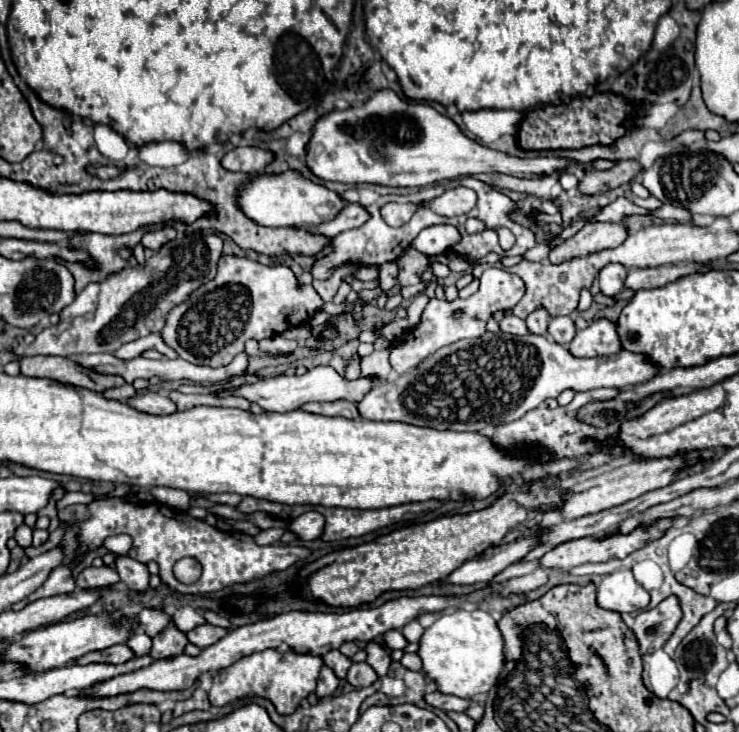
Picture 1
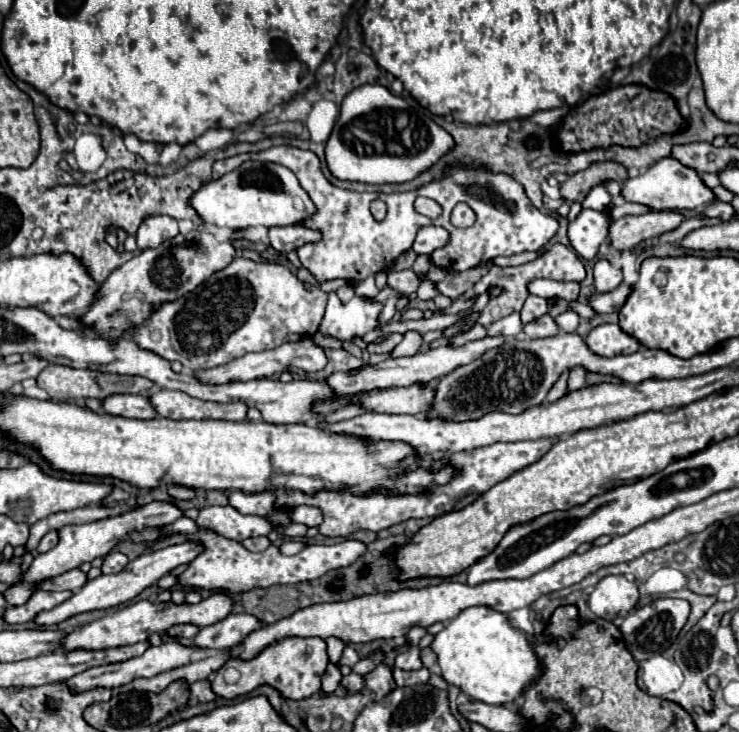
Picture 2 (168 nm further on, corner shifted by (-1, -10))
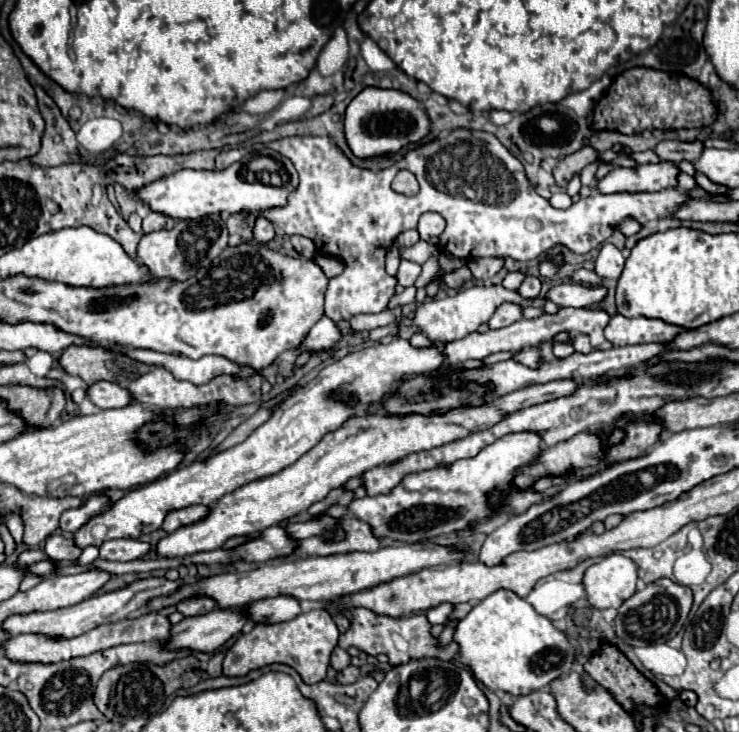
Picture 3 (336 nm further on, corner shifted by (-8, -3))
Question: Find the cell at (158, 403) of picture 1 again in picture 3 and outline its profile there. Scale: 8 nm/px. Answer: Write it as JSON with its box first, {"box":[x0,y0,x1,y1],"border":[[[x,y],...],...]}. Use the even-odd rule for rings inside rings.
{"box":[88,382,134,410],"border":[[[98,382],[88,388],[88,398],[102,410],[124,408],[134,402],[132,394],[116,382]]]}

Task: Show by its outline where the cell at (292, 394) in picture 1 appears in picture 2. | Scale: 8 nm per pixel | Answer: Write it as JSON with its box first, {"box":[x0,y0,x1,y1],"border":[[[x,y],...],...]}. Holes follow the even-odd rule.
{"box":[315,337,505,417],"border":[[[483,337],[479,341],[471,341],[471,343],[465,343],[461,347],[455,347],[455,345],[443,345],[439,349],[431,349],[431,351],[419,351],[411,357],[395,357],[395,359],[387,359],[387,361],[381,361],[377,365],[367,365],[365,369],[357,371],[357,373],[333,373],[327,377],[327,383],[339,393],[339,399],[337,401],[325,401],[325,403],[317,403],[315,409],[327,417],[329,413],[337,411],[339,407],[347,407],[347,395],[353,395],[355,391],[371,391],[371,389],[385,389],[385,387],[407,387],[411,383],[419,383],[419,381],[425,381],[425,383],[435,383],[439,377],[451,373],[455,367],[461,367],[461,365],[467,365],[475,359],[479,359],[479,355],[487,353],[489,349],[495,349],[495,347],[501,347],[505,343],[503,337]]]}

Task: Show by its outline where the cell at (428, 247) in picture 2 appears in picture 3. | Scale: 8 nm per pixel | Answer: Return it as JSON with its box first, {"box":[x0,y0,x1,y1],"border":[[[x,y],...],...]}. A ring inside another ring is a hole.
{"box":[418,212,446,240],"border":[[[426,212],[420,216],[418,222],[418,232],[422,240],[432,240],[438,238],[446,228],[446,220],[442,220],[442,216],[438,216],[436,212]]]}

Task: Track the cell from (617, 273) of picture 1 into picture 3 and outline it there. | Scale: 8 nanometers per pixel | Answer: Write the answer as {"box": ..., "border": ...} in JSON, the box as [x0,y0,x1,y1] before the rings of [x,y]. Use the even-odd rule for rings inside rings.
{"box":[594,242,626,280],"border":[[[606,242],[600,248],[600,254],[594,264],[594,272],[604,280],[618,280],[624,264],[626,264],[626,258],[624,258],[622,250],[618,250],[614,244]]]}

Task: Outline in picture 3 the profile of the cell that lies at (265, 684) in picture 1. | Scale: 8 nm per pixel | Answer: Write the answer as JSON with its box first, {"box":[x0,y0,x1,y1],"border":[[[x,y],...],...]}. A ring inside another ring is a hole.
{"box":[222,608,340,684],"border":[[[324,608],[298,614],[296,618],[282,624],[256,624],[250,634],[242,634],[226,652],[222,672],[224,676],[246,676],[252,670],[270,664],[288,664],[302,676],[306,684],[318,684],[326,678],[330,654],[338,646],[338,636],[340,632]]]}

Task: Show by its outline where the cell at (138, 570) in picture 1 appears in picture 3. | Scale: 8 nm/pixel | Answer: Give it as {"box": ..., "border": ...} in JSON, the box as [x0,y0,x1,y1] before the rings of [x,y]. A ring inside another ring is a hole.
{"box":[100,540,150,562],"border":[[[108,540],[100,546],[100,558],[102,560],[114,560],[114,562],[132,562],[150,552],[150,544],[140,540]]]}

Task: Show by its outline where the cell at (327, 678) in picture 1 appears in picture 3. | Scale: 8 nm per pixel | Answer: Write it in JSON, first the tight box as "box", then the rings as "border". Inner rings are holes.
{"box":[330,648,350,672],"border":[[[336,648],[334,652],[332,652],[332,660],[330,660],[330,666],[336,670],[336,672],[340,672],[340,670],[344,670],[346,666],[350,666],[350,656],[348,656],[348,652],[344,650],[344,648]]]}

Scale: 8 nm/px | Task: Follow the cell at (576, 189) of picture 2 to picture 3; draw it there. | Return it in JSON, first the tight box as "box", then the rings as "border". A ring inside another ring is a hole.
{"box":[553,146,598,188],"border":[[[592,146],[590,148],[582,148],[582,152],[576,152],[574,156],[564,157],[564,160],[560,160],[558,168],[553,170],[556,184],[562,186],[562,188],[566,188],[574,174],[580,174],[584,166],[588,166],[588,164],[592,164],[596,160],[598,160],[598,152]]]}

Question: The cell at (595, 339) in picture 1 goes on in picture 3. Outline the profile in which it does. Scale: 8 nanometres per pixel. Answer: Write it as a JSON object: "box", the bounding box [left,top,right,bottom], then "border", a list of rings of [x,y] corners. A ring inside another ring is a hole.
{"box":[604,314,682,346],"border":[[[616,314],[610,318],[604,328],[606,340],[614,346],[632,346],[632,344],[650,344],[650,342],[668,342],[682,328],[674,328],[672,324],[662,324],[662,320],[646,320],[646,318],[626,318]]]}

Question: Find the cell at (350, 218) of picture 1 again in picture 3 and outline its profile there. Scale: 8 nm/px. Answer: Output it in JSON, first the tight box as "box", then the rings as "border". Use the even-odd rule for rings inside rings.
{"box":[254,218,274,242],"border":[[[258,218],[254,224],[254,238],[258,238],[260,242],[274,240],[274,224],[270,224],[270,220],[266,218]]]}

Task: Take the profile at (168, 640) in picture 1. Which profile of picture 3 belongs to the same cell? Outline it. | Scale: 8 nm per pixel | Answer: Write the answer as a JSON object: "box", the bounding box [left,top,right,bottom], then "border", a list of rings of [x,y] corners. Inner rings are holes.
{"box":[176,596,214,618],"border":[[[194,596],[194,598],[188,598],[188,600],[180,602],[176,608],[186,618],[190,618],[190,616],[202,616],[202,614],[206,614],[206,612],[210,612],[214,608],[214,600]]]}

